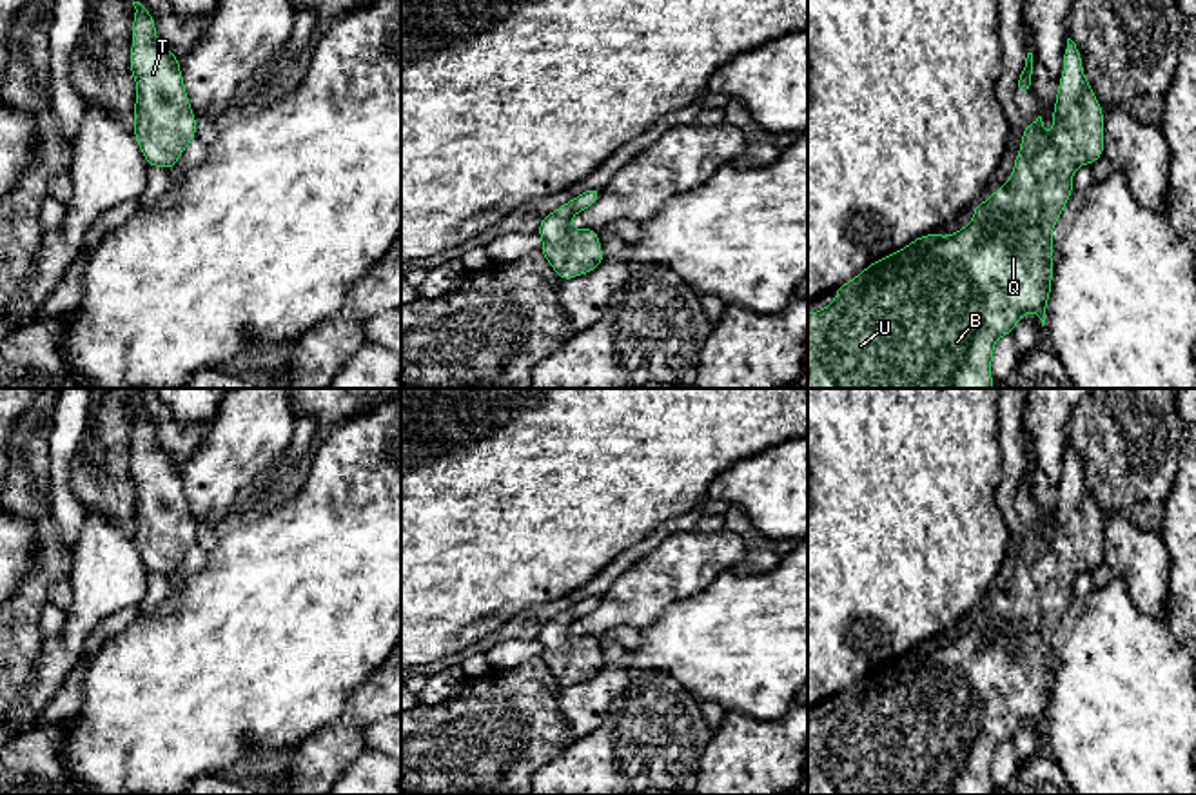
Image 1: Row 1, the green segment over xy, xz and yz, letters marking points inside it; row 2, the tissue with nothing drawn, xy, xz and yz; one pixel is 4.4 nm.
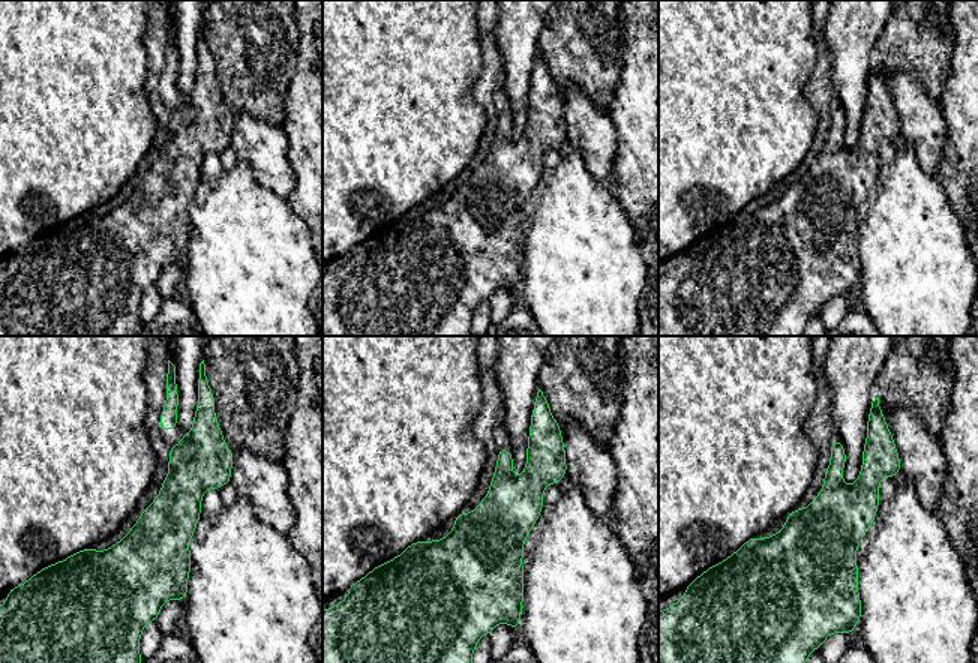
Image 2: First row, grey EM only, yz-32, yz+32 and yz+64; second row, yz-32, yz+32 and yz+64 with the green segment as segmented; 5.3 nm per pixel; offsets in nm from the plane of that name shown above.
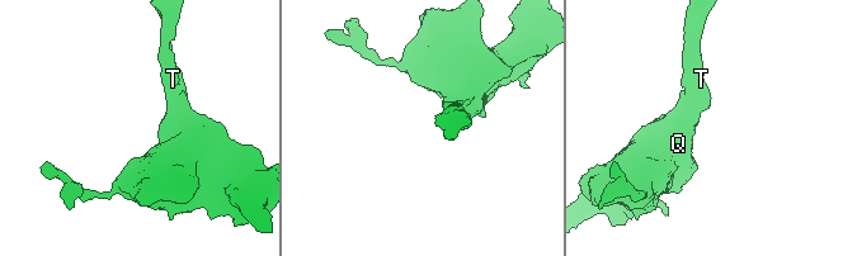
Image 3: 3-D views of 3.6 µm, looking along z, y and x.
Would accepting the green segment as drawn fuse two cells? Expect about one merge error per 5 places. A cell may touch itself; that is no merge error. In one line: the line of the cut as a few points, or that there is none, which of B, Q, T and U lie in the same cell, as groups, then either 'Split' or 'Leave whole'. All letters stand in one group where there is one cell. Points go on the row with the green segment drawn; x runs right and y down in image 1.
No split. Groups: B Q T U. Leave whole

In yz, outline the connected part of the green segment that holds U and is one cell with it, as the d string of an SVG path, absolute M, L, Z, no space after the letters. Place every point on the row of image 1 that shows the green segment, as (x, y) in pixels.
M1067 38L1067 47L1064 51L1064 73L1060 76L1053 113L1053 132L1044 132L1044 122L1042 116L1038 116L1034 123L1025 123L1025 131L1020 142L1022 145L1015 158L1013 176L1005 180L1000 191L991 192L987 201L973 205L975 216L966 227L949 236L920 236L907 243L904 249L878 261L873 261L858 276L840 285L835 290L837 298L828 307L808 314L808 388L993 388L991 361L996 341L1005 334L1013 334L1016 323L1025 312L1036 314L1042 319L1042 327L1045 323L1045 305L1049 301L1054 270L1051 261L1051 234L1054 223L1058 221L1062 209L1073 194L1074 171L1085 163L1093 165L1103 154L1103 111L1096 94L1089 87L1082 67L1082 54L1071 38Z

